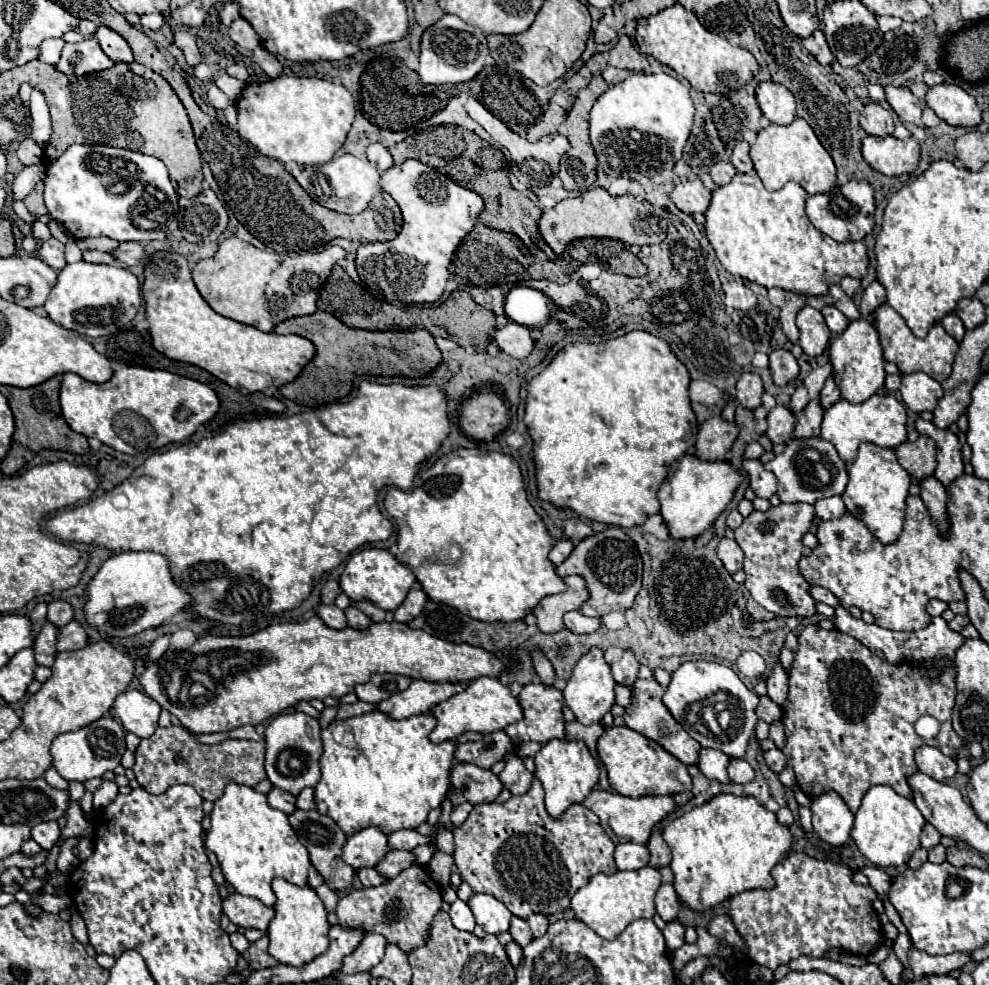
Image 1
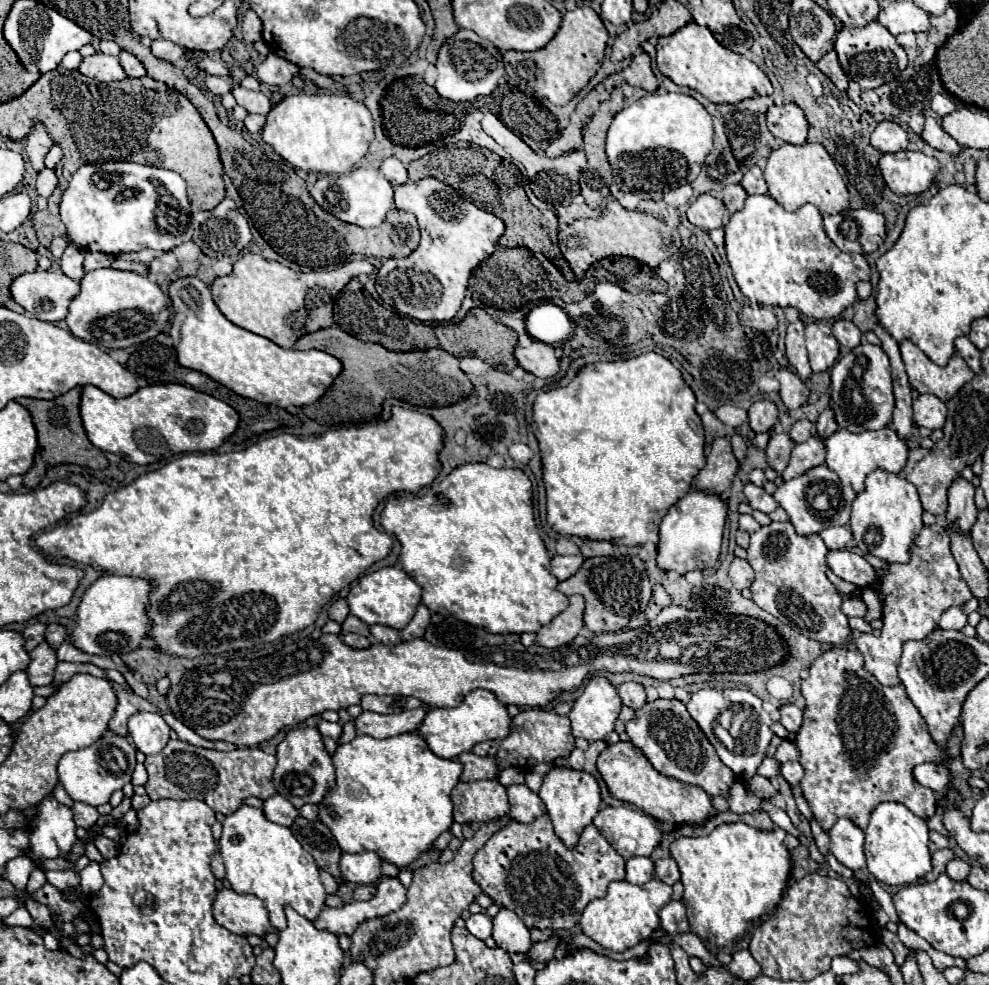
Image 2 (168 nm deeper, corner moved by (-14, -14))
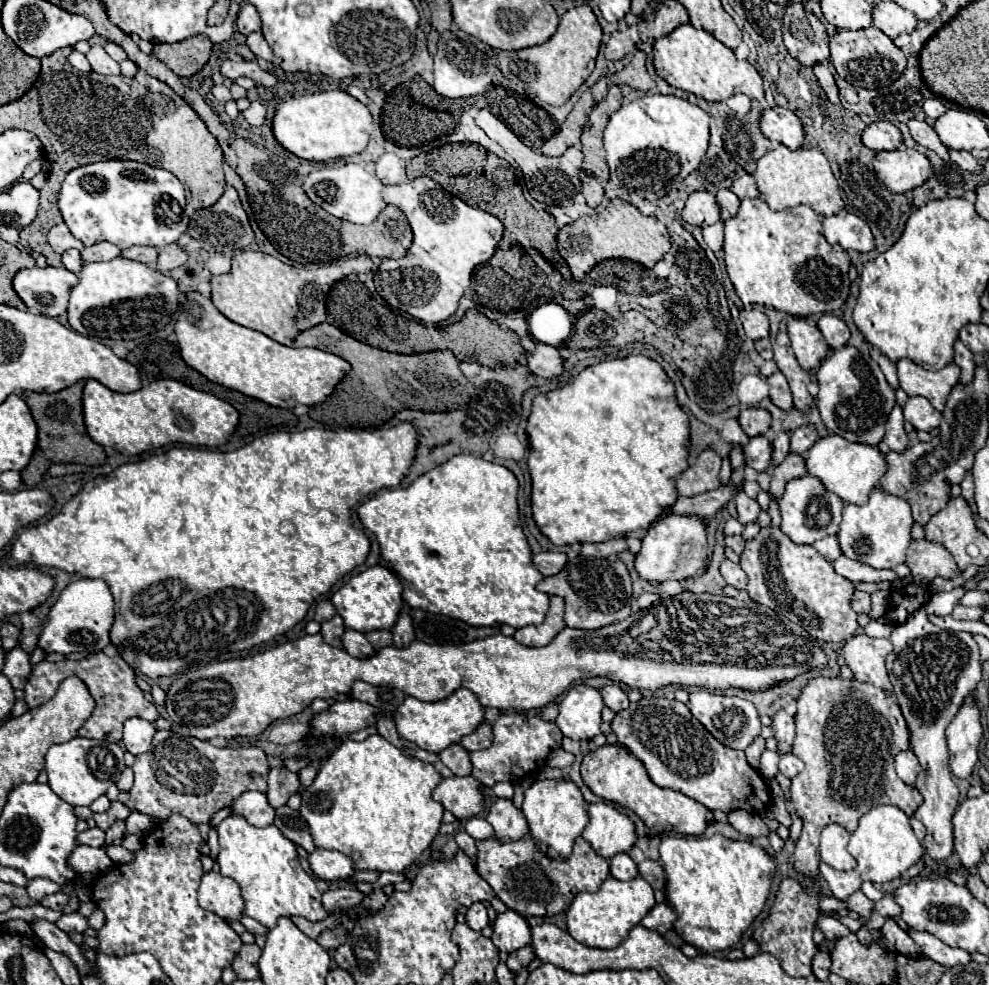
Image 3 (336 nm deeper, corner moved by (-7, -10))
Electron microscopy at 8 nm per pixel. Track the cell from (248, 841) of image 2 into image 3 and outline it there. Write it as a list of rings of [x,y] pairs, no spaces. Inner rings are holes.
[[[229,816],[219,826],[219,868],[223,876],[233,878],[245,900],[245,916],[251,916],[273,928],[279,916],[303,916],[307,920],[323,920],[327,910],[321,904],[321,892],[315,880],[301,868],[297,846],[285,838],[275,826],[255,828],[243,816]]]

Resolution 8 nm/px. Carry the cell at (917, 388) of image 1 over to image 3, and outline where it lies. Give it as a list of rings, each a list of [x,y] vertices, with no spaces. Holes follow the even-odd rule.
[[[913,396],[907,400],[905,408],[903,408],[903,414],[905,414],[905,420],[909,424],[913,424],[915,430],[935,430],[941,422],[941,412],[937,412],[931,402],[923,396]]]

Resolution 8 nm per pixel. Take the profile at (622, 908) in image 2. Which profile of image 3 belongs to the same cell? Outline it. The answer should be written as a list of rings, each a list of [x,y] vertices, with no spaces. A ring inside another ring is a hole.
[[[609,876],[597,892],[593,894],[581,892],[575,896],[573,904],[567,910],[567,930],[577,942],[585,946],[603,950],[617,948],[629,936],[631,928],[635,928],[653,906],[655,906],[653,888],[641,876],[627,882]]]

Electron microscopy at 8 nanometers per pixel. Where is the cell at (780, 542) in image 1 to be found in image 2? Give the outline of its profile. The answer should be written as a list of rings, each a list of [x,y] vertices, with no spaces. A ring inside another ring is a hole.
[[[772,522],[762,526],[750,536],[748,562],[754,568],[754,582],[750,586],[752,600],[780,622],[800,630],[808,638],[826,642],[830,646],[842,646],[848,642],[852,630],[848,616],[842,612],[842,594],[828,580],[826,562],[828,548],[822,538],[800,536],[790,522]]]

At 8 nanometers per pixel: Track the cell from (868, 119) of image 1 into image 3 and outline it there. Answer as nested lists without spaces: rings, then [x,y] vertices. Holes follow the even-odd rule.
[[[873,122],[863,134],[863,144],[875,152],[879,150],[897,150],[901,146],[901,132],[891,122]]]

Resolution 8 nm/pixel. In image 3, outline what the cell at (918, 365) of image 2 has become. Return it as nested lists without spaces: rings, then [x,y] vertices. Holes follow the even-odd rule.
[[[901,358],[897,362],[897,374],[901,388],[909,396],[925,396],[935,410],[943,412],[951,388],[959,382],[961,368],[955,362],[949,362],[945,368],[931,372],[909,358]]]

